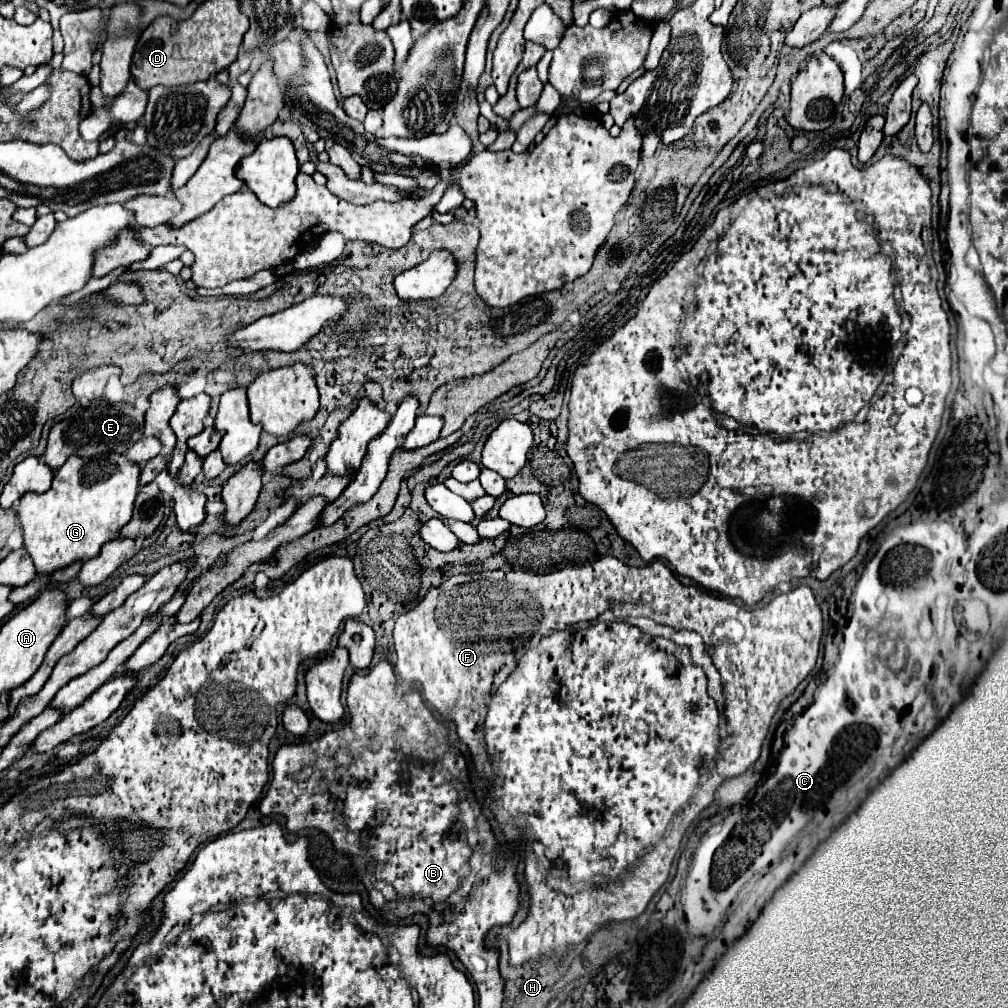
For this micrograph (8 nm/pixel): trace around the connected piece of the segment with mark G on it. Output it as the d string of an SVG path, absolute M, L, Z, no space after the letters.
M107 454L99 458L83 460L79 456L71 456L59 472L53 476L53 486L43 494L27 492L19 506L17 506L17 518L23 530L23 546L27 554L31 556L37 574L53 574L55 570L67 568L69 564L77 560L89 560L99 556L101 546L107 540L115 540L119 536L119 530L131 520L133 514L133 502L139 490L139 466L129 462L121 454Z

